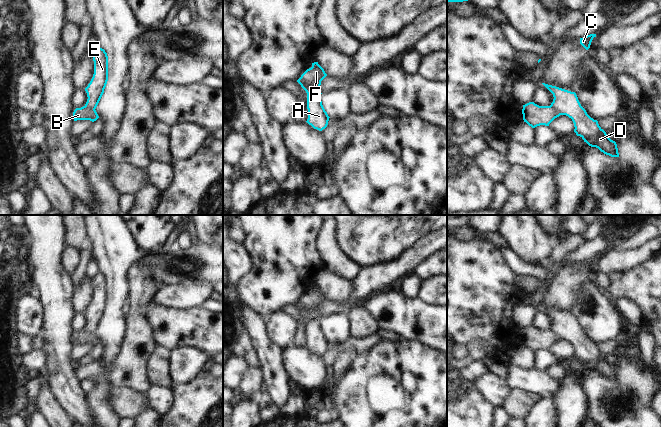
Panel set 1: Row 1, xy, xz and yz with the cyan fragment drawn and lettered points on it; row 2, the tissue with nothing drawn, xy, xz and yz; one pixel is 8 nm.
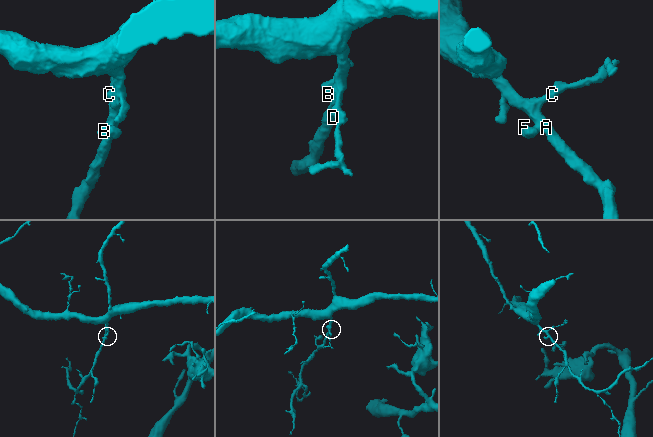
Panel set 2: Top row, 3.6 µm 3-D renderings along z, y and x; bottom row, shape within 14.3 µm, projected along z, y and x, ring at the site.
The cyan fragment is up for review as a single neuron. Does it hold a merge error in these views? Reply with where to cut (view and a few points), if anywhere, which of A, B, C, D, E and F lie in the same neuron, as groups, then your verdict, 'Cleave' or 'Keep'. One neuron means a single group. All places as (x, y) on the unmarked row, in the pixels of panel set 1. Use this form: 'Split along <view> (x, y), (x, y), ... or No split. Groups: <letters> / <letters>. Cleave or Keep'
Split along xz (319, 318), (313, 318), (307, 324). Groups: A C D E / B F. Cleave

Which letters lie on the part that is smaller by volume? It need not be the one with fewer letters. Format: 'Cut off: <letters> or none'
Cut off: B, F

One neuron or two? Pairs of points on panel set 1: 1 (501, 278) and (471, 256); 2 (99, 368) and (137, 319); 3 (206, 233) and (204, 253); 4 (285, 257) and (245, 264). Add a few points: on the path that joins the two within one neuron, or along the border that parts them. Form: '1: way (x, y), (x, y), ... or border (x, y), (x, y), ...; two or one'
1: way (494, 278), (478, 263); one
2: way (116, 369), (136, 349), (137, 336); one
3: border (199, 240), (212, 244); two
4: border (244, 243), (251, 255), (253, 267), (239, 282); two

